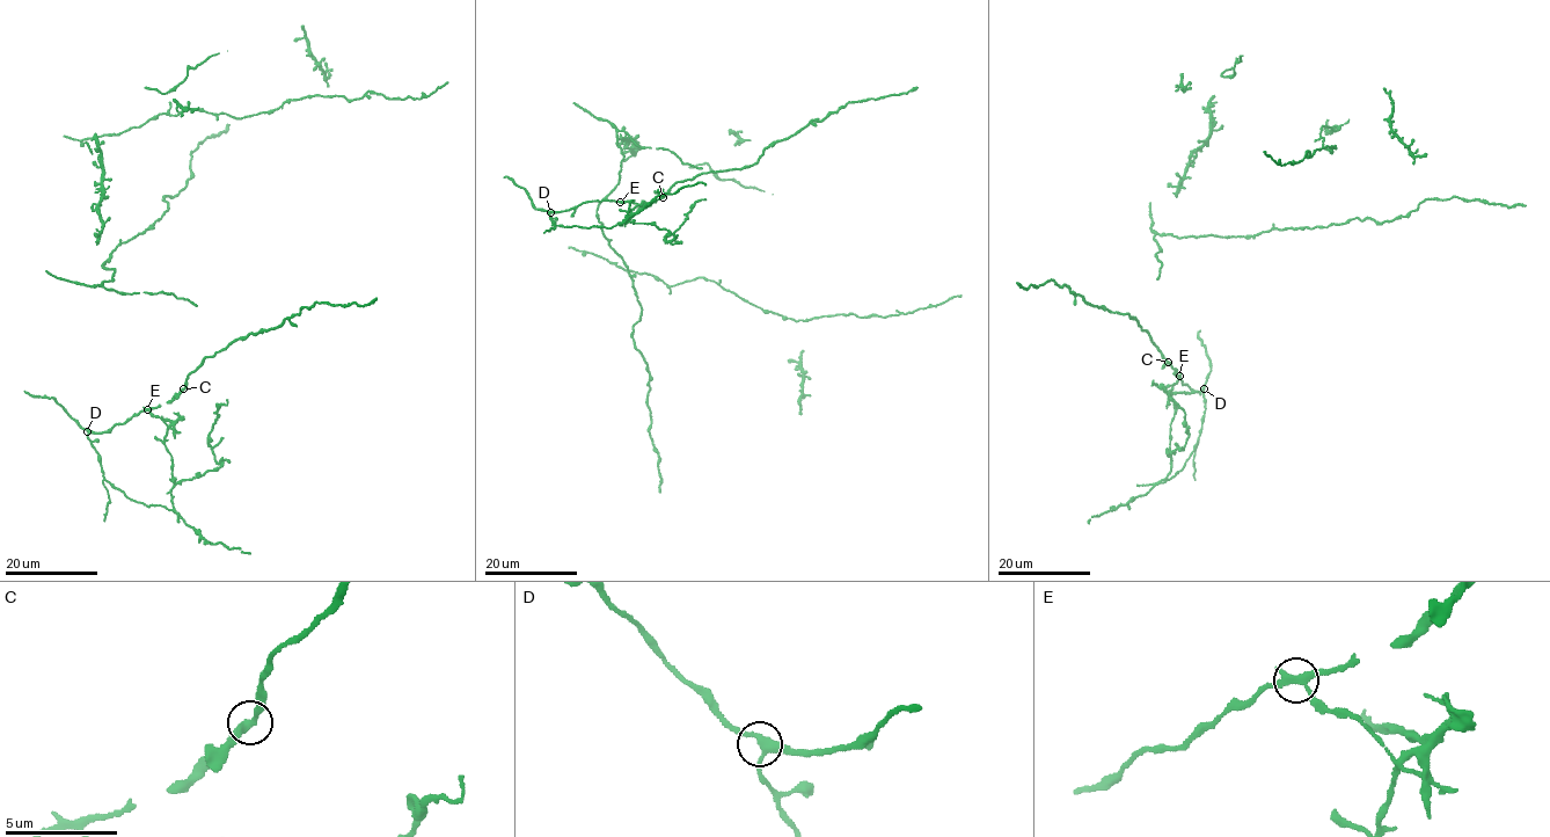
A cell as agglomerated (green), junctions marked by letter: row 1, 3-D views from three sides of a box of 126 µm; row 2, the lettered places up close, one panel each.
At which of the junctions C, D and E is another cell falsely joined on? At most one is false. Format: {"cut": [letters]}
{"cut": ["E"]}

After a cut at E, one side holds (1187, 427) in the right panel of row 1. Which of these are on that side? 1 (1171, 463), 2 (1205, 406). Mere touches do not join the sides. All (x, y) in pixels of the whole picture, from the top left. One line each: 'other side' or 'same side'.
1: same side
2: other side

